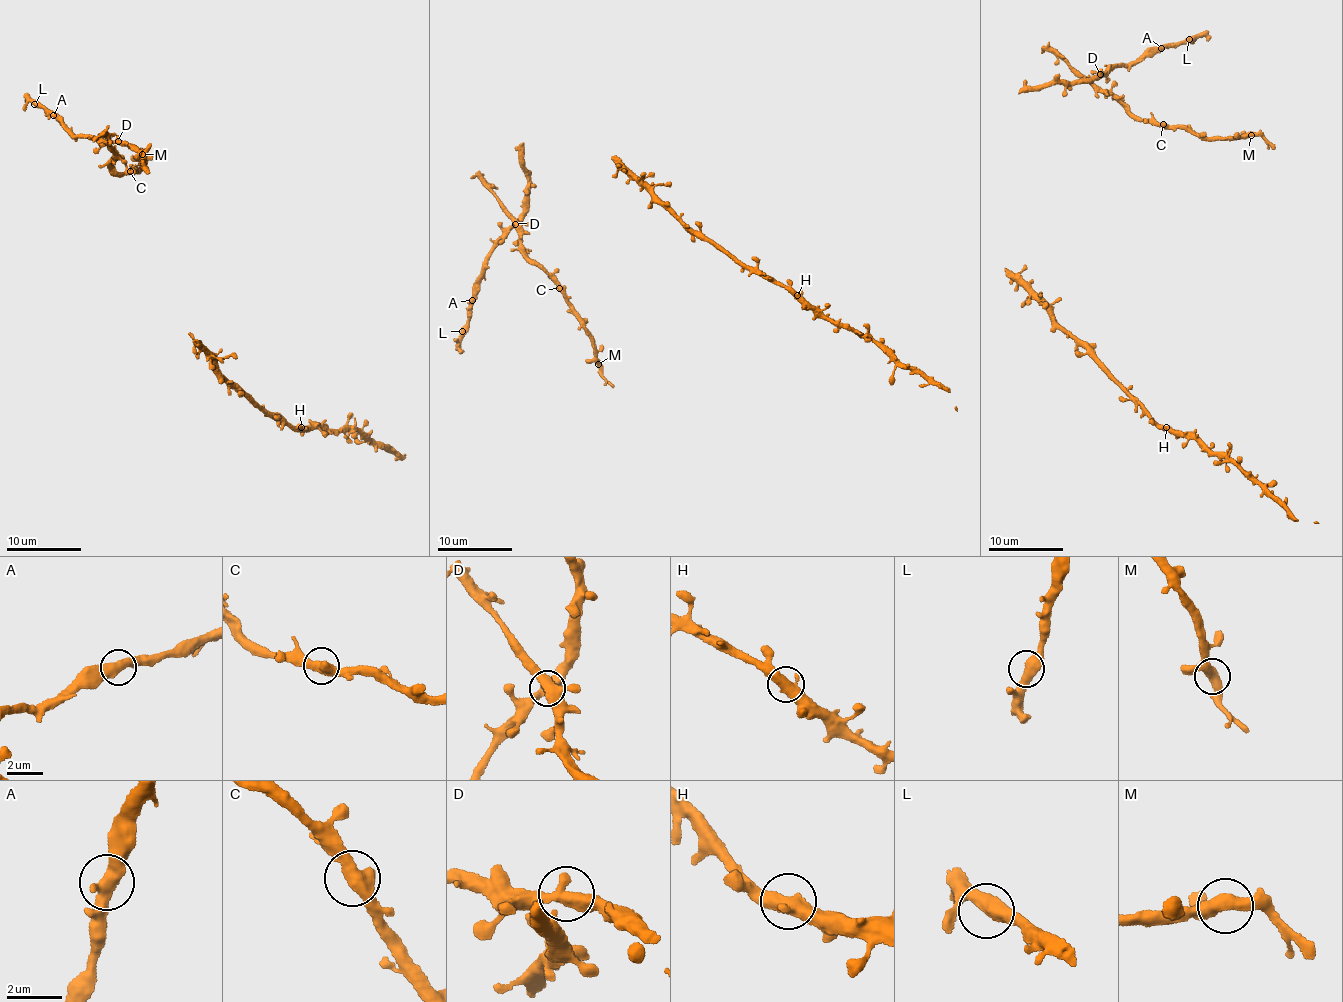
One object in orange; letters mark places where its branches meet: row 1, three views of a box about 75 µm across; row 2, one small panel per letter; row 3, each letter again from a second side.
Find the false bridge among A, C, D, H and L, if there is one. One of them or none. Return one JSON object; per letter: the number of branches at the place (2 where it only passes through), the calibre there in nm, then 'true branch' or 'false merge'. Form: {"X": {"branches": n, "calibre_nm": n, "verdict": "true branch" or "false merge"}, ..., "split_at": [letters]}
{"A": {"branches": 2, "calibre_nm": 500, "verdict": "true branch"}, "C": {"branches": 2, "calibre_nm": 550, "verdict": "true branch"}, "D": {"branches": 2, "calibre_nm": 480, "verdict": "true branch"}, "H": {"branches": 2, "calibre_nm": 500, "verdict": "true branch"}, "L": {"branches": 2, "calibre_nm": 500, "verdict": "true branch"}, "split_at": []}

